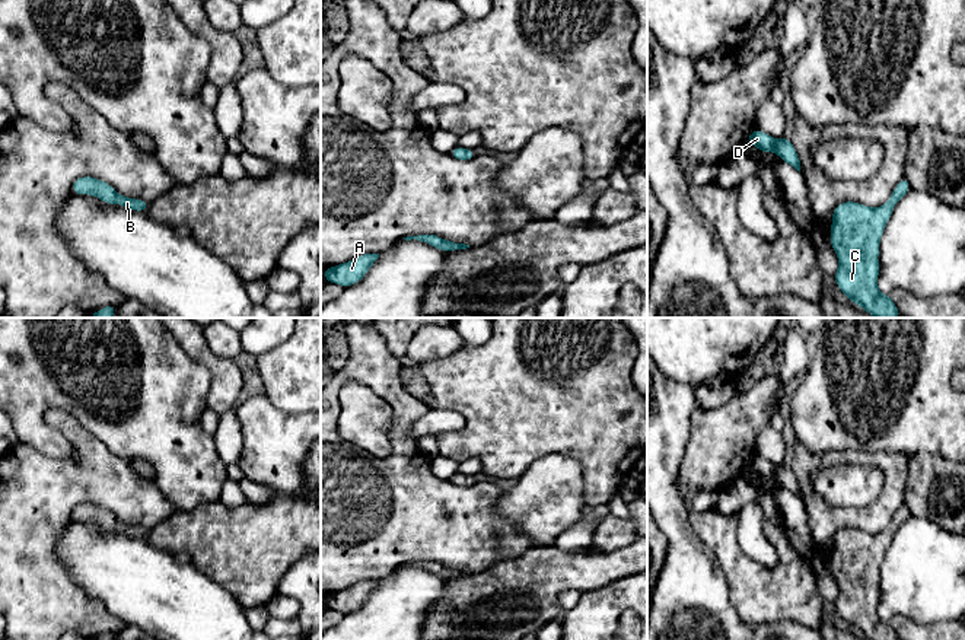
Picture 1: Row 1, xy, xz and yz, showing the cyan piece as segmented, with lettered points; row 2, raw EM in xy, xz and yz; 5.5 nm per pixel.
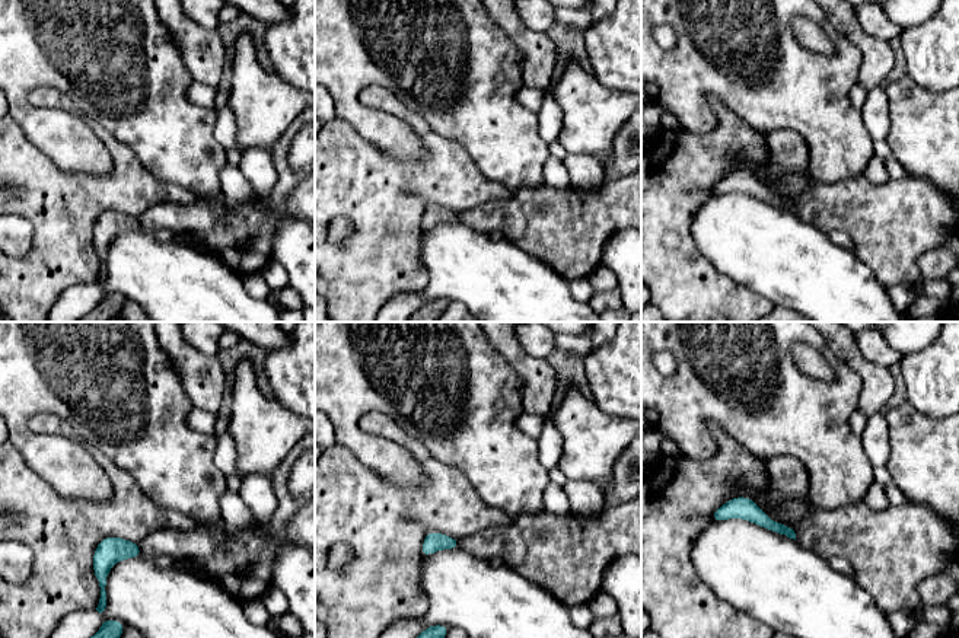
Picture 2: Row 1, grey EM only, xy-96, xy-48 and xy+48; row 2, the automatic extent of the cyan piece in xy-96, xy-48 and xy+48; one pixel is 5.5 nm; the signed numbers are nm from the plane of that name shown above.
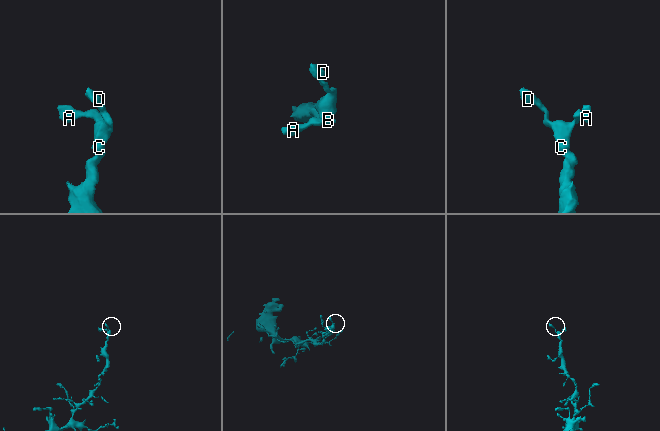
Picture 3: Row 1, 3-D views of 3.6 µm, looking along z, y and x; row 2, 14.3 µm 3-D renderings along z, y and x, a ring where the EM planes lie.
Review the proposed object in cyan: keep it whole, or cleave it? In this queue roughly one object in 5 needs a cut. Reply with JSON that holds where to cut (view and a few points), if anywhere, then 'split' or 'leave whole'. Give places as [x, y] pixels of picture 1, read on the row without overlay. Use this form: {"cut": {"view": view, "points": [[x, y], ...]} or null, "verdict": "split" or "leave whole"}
{"cut": null, "verdict": "leave whole"}

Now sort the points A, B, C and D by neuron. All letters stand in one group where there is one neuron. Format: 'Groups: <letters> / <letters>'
Groups: A B C D

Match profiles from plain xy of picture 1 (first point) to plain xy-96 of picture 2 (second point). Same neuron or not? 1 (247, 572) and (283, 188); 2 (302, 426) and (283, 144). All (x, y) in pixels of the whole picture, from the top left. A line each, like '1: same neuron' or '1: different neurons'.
1: different neurons
2: different neurons

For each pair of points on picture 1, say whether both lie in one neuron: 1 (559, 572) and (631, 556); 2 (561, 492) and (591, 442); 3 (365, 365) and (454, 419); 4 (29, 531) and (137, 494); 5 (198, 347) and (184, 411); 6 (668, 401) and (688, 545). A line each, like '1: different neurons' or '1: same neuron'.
1: same neuron
2: different neurons
3: different neurons
4: same neuron
5: different neurons
6: same neuron

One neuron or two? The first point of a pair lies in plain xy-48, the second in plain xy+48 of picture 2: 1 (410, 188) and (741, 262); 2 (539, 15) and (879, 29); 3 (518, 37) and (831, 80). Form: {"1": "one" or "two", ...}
{"1": "two", "2": "one", "3": "two"}

